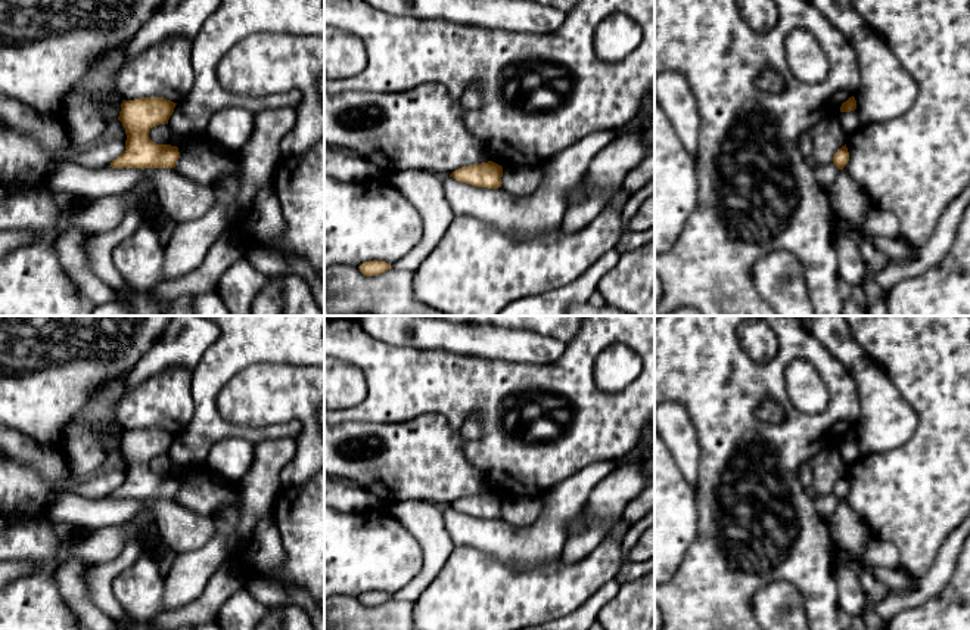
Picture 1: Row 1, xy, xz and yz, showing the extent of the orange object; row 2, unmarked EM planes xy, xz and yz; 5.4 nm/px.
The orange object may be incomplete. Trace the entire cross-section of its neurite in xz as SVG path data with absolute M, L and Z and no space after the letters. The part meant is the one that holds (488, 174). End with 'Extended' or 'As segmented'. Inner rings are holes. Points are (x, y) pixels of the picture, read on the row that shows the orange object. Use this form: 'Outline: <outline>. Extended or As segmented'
Outline: M488 161L461 167L453 171L450 177L475 187L498 189L501 187L503 167Z. As segmented

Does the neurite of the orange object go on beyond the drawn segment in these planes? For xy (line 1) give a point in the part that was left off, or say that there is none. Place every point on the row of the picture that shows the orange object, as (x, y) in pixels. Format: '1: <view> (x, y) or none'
1: none

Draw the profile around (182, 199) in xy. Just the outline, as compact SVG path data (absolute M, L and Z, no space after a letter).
M63 162L47 176L46 187L53 192L65 192L75 196L100 199L130 192L139 181L147 180L156 193L162 214L178 227L183 221L192 221L205 215L215 205L215 189L195 183L172 168L86 168L74 162Z

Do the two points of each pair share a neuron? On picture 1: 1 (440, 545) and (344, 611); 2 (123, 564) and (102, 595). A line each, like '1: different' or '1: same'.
1: same
2: same

